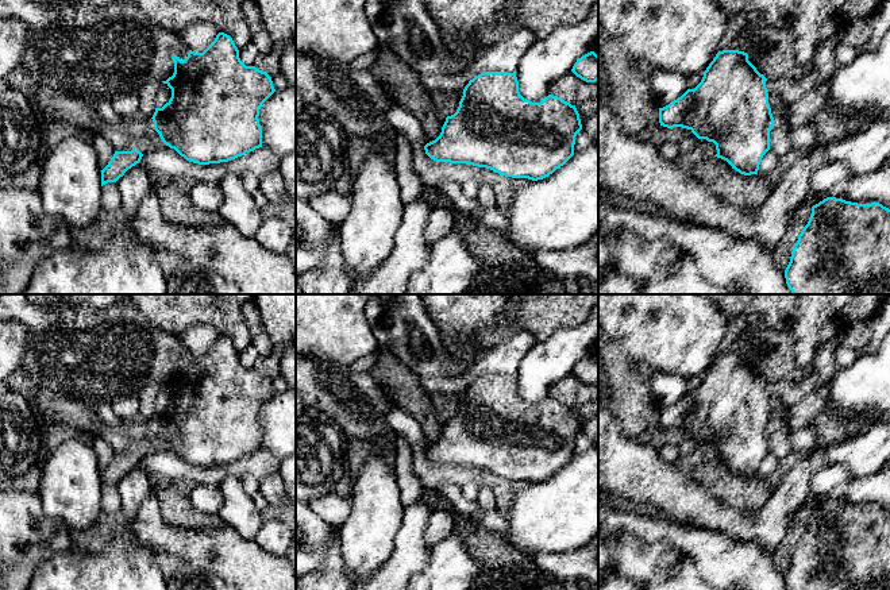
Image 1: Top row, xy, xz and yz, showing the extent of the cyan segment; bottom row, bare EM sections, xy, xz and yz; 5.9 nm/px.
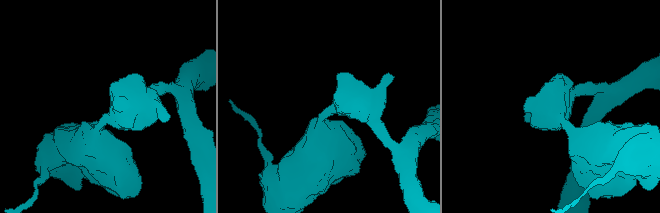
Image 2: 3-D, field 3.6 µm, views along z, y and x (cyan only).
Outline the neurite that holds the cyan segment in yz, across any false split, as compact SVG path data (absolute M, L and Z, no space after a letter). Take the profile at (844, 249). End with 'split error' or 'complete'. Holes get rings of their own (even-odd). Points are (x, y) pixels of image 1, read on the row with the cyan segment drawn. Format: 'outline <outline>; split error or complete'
outline M836 197L813 205L785 278L793 294L890 294L890 209Z; complete

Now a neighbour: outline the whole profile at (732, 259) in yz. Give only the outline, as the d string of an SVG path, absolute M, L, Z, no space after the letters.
M598 204L598 228L604 235L628 230L646 242L667 239L681 251L689 254L710 282L717 286L729 289L740 282L748 289L747 294L793 294L786 284L785 273L773 262L770 250L755 239L740 239L723 230L605 204Z

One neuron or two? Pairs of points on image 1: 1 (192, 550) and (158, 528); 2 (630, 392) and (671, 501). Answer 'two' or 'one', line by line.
1: one
2: two

